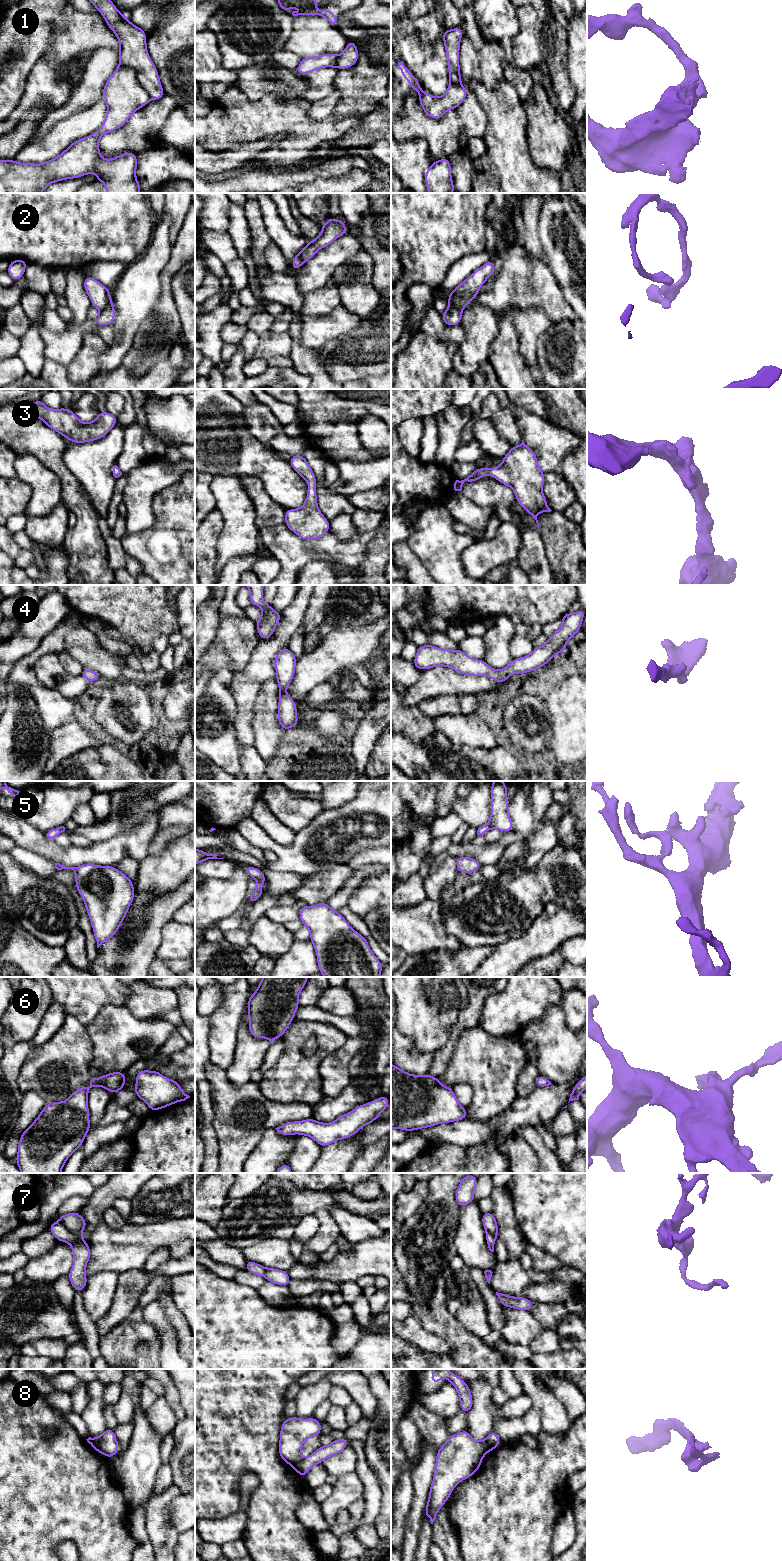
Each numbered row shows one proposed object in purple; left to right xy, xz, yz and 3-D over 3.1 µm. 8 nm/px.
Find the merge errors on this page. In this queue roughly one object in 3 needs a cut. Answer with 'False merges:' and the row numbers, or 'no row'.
False merges: 1, 2, 8

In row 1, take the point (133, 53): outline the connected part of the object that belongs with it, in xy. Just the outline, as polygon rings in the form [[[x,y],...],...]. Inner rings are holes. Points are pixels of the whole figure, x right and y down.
[[[111,0],[89,1],[102,14],[120,43],[120,64],[136,71],[139,83],[152,100],[162,98],[165,94],[156,66],[147,51],[145,31],[125,18]]]

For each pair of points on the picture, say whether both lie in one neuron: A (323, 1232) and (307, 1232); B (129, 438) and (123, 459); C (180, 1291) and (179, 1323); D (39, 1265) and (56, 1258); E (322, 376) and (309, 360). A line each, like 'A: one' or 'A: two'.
A: two
B: one
C: two
D: one
E: one

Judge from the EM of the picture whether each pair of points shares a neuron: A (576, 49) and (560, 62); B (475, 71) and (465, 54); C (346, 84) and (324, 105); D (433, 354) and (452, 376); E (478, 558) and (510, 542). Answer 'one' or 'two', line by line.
A: two
B: one
C: two
D: two
E: one

